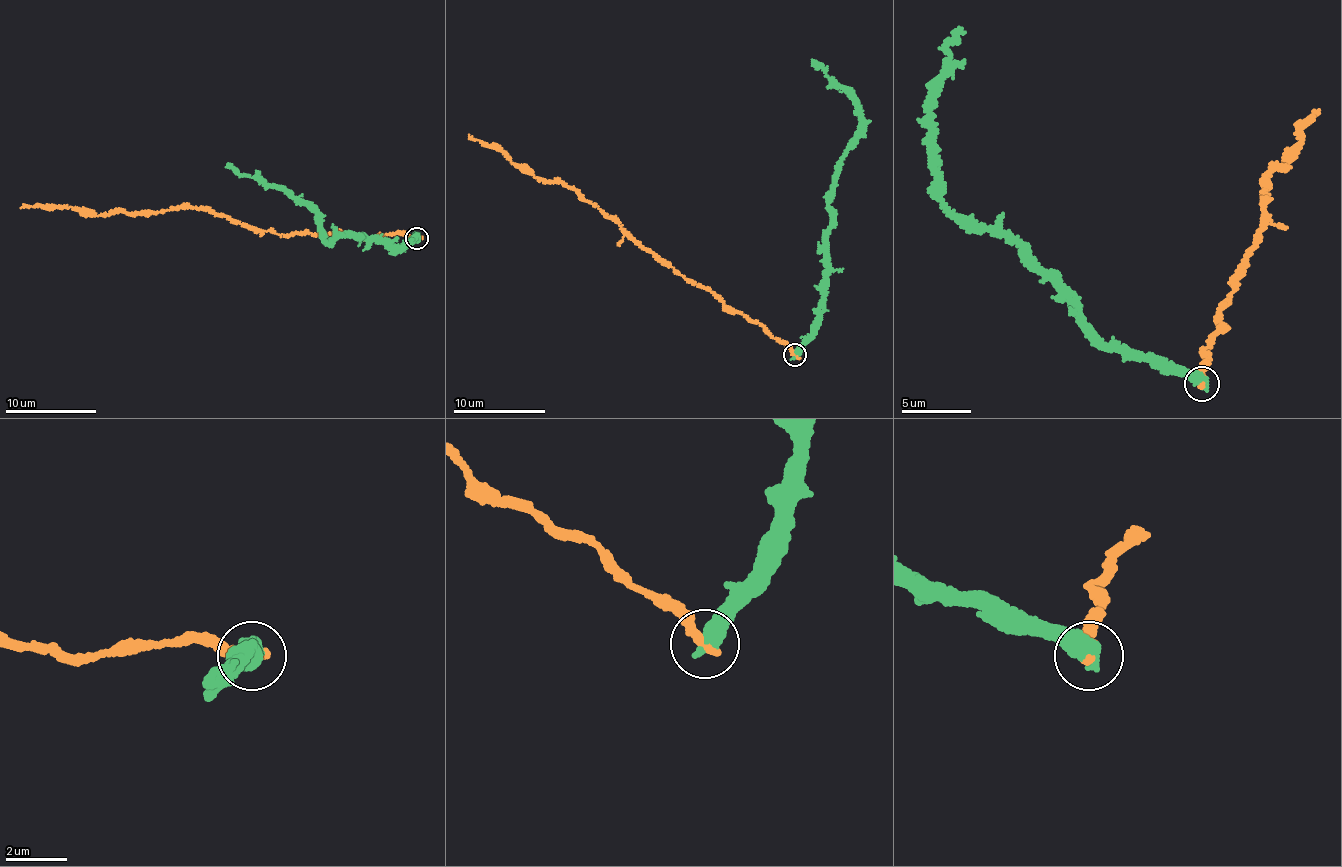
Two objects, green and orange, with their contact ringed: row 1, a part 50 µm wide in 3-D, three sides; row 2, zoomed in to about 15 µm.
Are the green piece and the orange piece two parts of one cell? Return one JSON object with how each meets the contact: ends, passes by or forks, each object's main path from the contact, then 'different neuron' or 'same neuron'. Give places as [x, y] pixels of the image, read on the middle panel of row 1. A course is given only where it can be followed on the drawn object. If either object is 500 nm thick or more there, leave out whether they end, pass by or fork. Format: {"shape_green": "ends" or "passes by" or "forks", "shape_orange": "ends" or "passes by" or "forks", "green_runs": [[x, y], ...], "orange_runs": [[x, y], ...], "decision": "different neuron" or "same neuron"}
{"green_runs": [[795, 354], [812, 333], [825, 286], [834, 172], [862, 129], [851, 94], [830, 84], [813, 62]], "orange_runs": [[795, 356], [756, 324], [730, 311], [712, 292], [624, 234], [574, 190], [534, 175], [469, 135]], "decision": "different neuron"}

